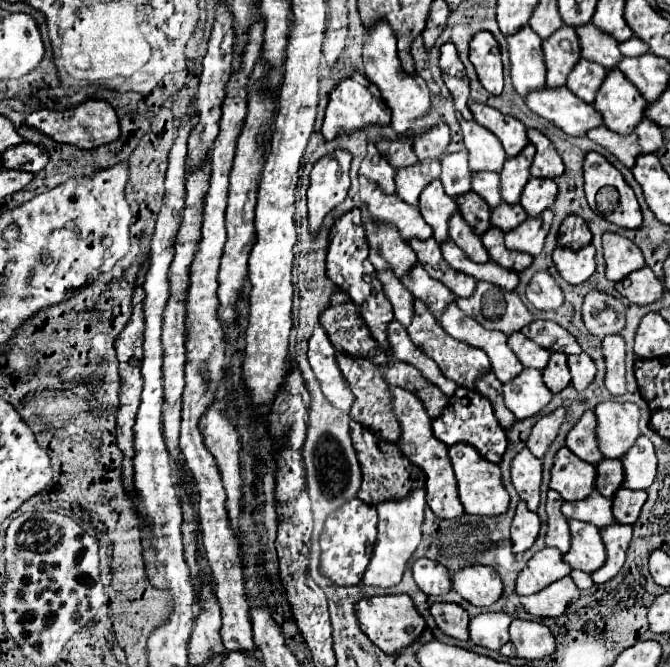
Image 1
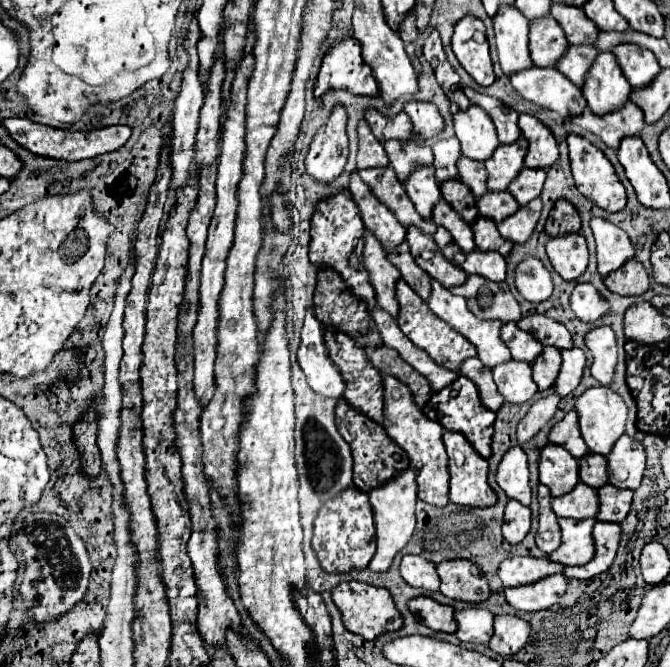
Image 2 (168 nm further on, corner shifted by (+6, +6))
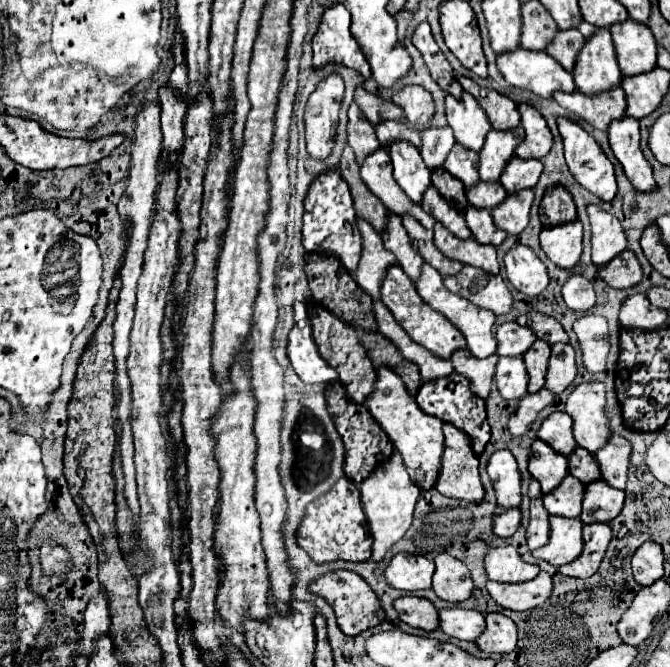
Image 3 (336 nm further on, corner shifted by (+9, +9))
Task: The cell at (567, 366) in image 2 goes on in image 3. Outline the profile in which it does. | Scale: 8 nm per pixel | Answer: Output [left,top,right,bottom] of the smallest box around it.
[545,344,577,394]

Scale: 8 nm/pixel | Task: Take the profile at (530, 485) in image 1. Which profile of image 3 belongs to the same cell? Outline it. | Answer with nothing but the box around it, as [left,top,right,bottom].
[487,450,521,508]

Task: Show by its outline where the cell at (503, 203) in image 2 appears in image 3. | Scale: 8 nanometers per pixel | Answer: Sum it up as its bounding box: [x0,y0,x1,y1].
[467,182,507,210]

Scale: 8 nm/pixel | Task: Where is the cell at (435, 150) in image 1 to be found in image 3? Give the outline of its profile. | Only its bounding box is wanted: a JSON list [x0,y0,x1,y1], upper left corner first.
[393,86,435,126]

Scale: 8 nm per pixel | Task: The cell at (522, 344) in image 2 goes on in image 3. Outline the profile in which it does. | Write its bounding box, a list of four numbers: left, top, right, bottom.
[497,322,537,356]

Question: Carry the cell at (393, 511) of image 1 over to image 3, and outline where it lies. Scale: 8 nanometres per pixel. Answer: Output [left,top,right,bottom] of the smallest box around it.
[359,452,421,562]

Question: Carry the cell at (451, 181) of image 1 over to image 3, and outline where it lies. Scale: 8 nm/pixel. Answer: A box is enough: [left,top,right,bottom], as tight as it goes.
[421,126,455,170]

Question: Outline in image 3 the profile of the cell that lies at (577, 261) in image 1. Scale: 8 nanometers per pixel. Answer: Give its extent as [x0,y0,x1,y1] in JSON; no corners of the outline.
[541,220,583,270]

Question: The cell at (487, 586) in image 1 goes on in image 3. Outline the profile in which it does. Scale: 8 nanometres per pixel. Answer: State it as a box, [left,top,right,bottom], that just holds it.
[433,554,473,602]

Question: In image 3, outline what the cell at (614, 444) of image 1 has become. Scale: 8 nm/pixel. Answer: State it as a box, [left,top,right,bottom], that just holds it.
[565,380,613,454]

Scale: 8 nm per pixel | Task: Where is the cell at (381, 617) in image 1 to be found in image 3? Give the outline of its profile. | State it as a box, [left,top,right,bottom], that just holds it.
[311,570,385,636]

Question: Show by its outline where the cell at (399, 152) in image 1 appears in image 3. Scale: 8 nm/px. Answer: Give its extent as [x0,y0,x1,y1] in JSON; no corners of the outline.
[355,88,403,126]

